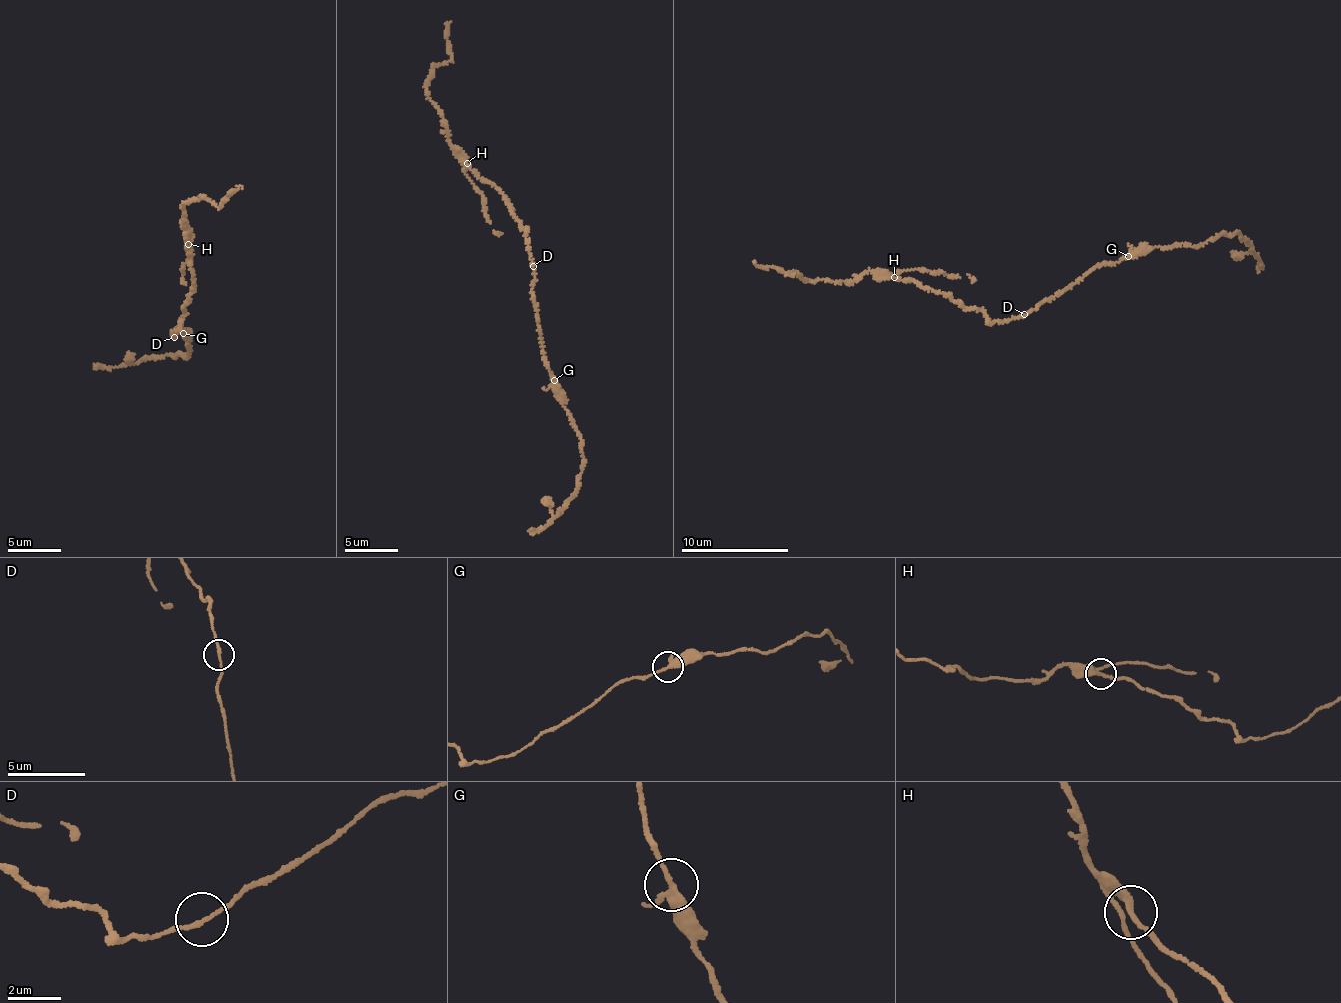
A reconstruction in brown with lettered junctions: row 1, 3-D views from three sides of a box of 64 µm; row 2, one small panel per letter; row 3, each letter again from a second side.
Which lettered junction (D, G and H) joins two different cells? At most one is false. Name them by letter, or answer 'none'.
none

